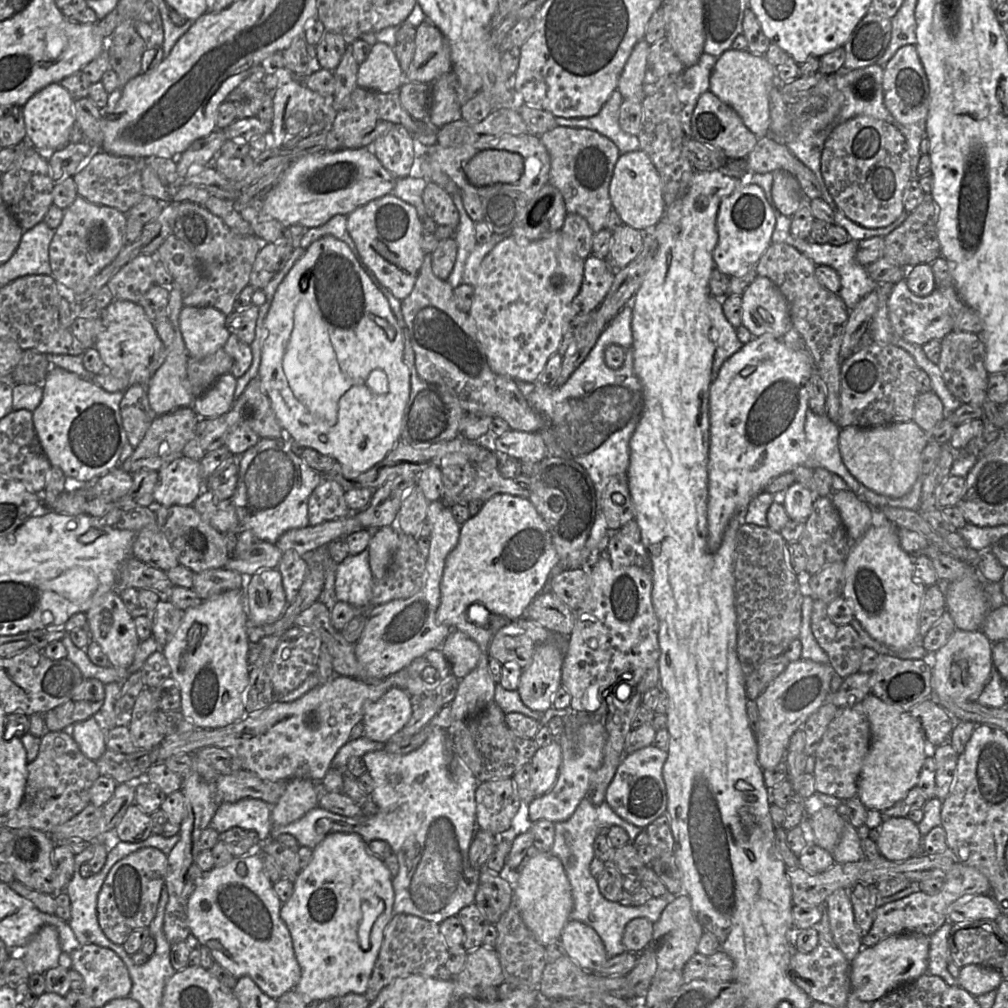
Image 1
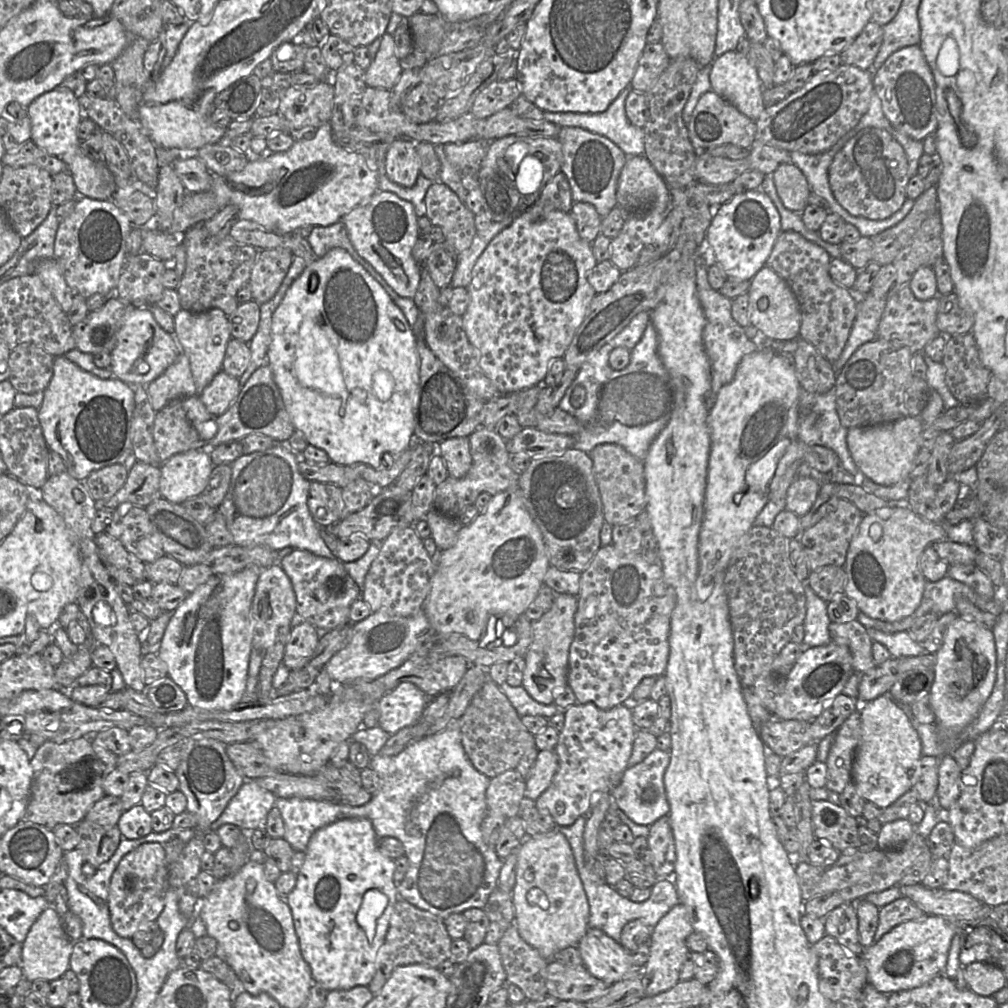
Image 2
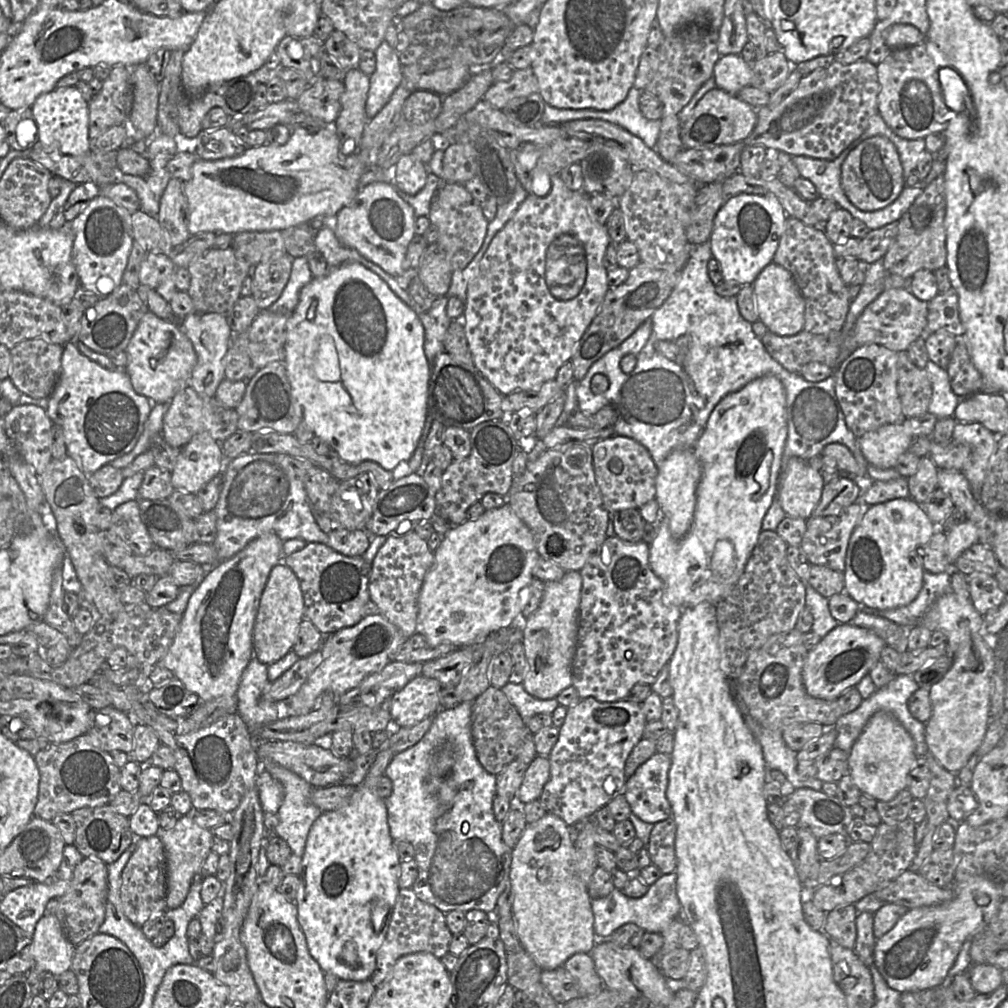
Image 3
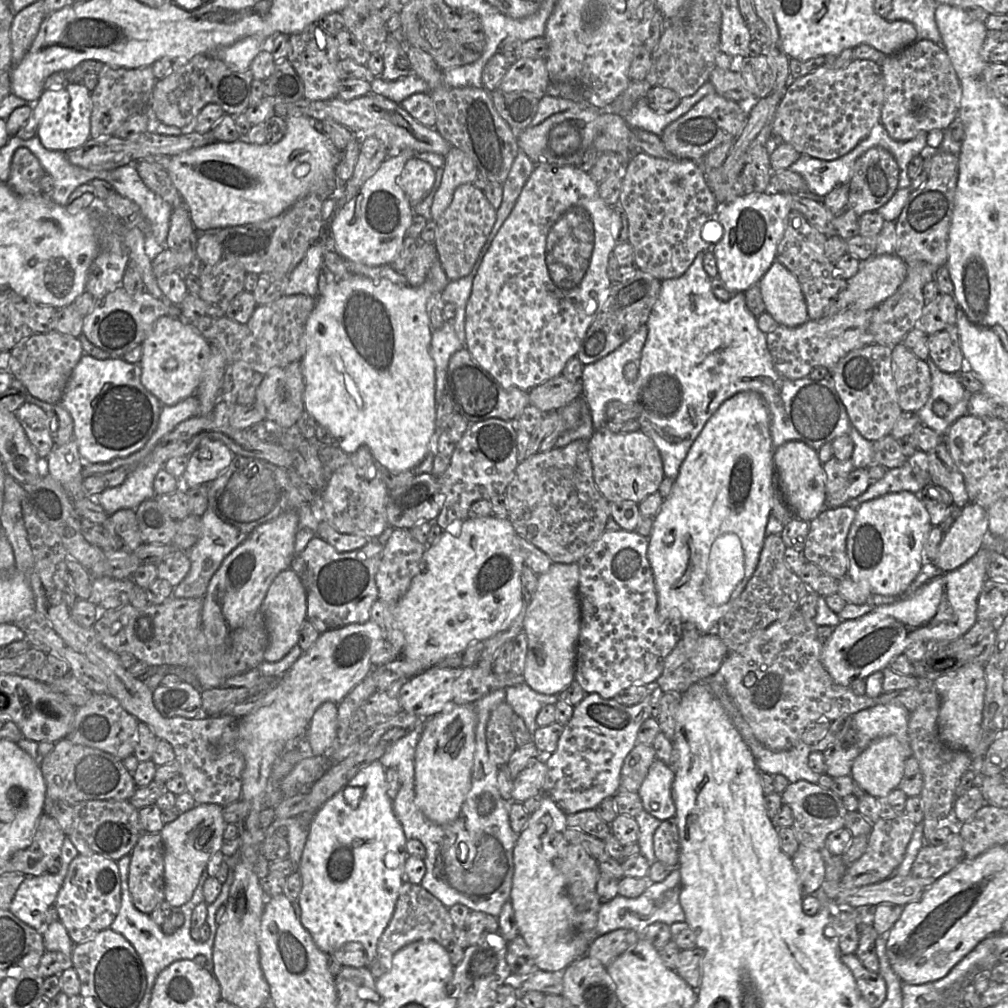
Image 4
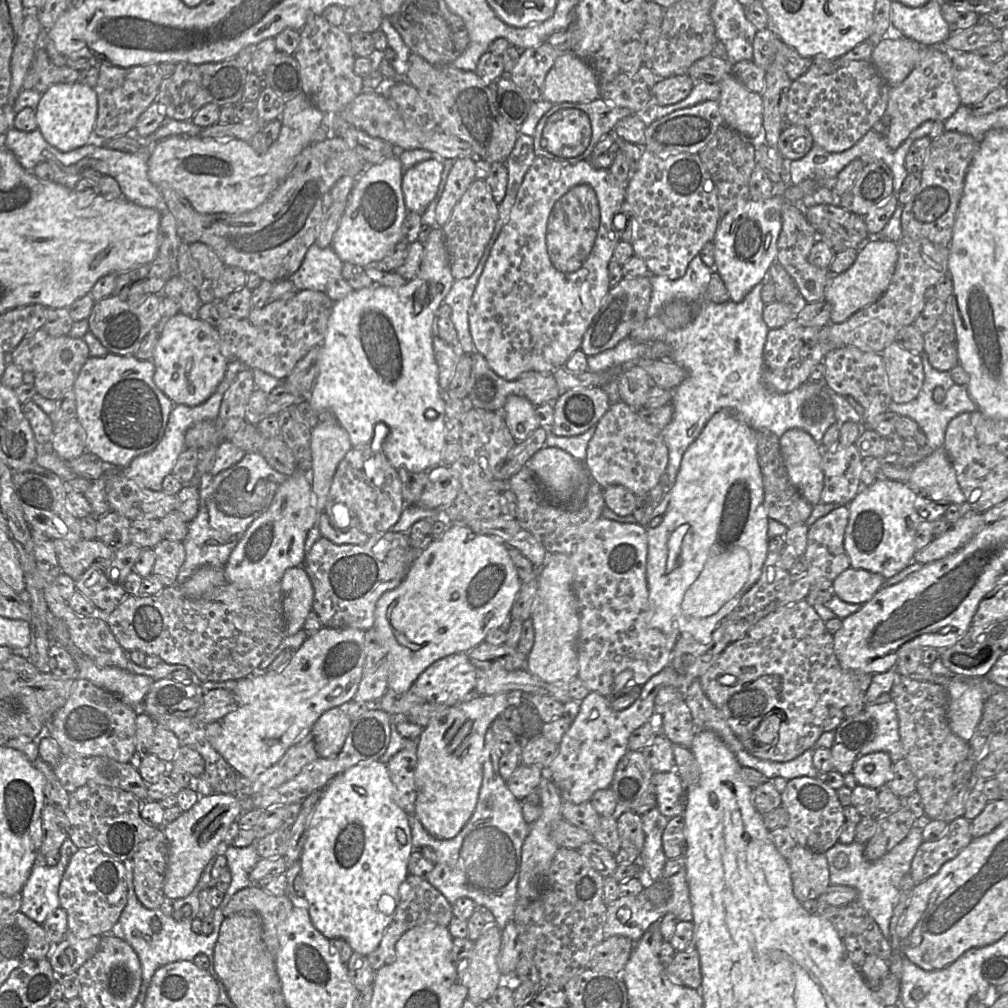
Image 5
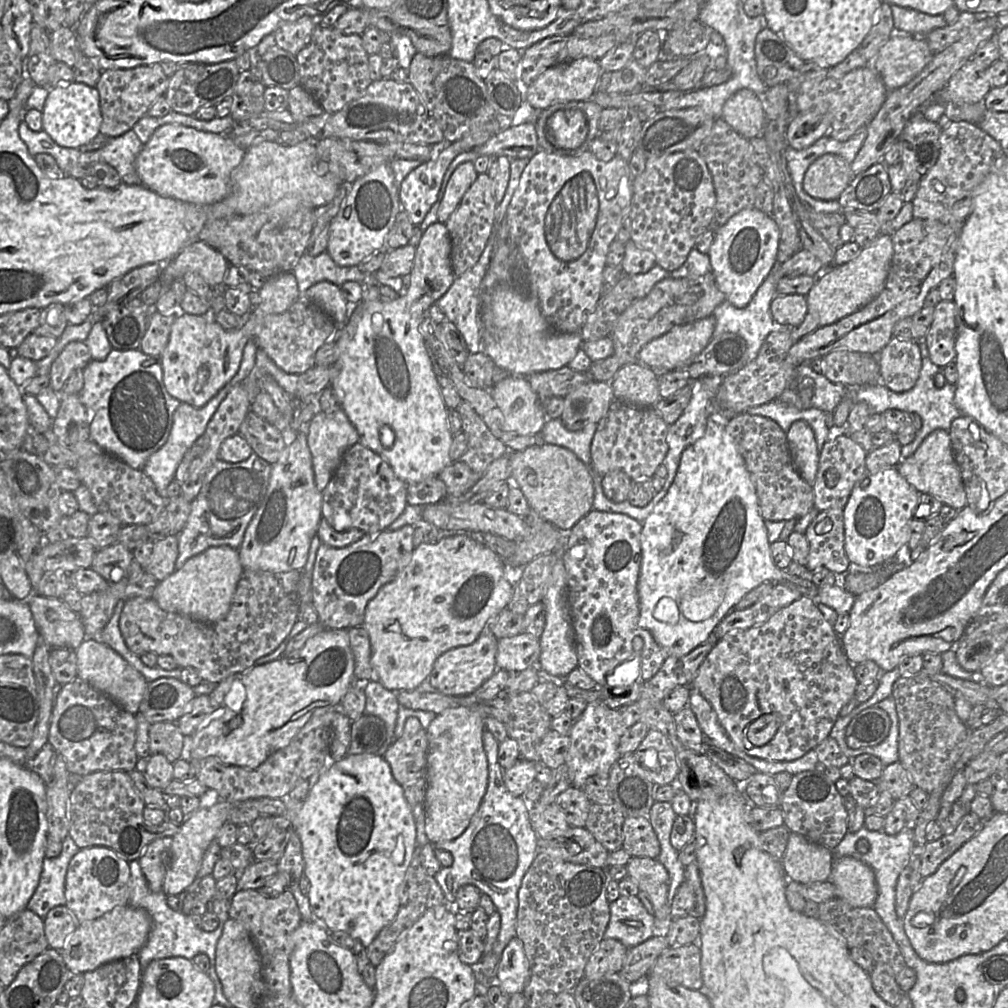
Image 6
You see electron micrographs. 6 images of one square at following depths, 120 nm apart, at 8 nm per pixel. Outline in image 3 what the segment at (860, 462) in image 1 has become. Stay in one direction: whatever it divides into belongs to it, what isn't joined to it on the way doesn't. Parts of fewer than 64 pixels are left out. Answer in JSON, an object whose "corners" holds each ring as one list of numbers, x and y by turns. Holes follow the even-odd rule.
{"corners":[[902,423,887,424,857,438,857,444,870,465,879,469,894,468,899,457,909,451,914,436,909,435]]}

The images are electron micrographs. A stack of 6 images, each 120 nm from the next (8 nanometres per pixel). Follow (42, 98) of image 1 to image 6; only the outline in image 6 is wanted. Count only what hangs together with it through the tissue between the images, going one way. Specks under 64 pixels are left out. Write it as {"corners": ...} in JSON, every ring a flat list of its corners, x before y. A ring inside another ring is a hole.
{"corners":[[72,81,49,90,42,110,42,130,61,147,79,148,92,141,102,123,99,92,96,87]]}

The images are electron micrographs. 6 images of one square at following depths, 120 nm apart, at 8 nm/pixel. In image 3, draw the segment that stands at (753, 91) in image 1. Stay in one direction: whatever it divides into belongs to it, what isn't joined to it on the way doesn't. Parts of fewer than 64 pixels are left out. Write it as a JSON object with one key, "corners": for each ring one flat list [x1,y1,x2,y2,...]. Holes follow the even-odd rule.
{"corners":[[728,54,716,63,714,77,717,88,737,95,742,88,752,85,753,70,741,54]]}

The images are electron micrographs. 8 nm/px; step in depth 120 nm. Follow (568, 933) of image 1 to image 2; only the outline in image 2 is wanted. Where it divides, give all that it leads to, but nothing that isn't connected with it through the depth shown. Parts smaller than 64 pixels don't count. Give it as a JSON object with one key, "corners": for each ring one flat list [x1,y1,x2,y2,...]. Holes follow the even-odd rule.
{"corners":[[588,928,576,947,585,968,608,985,641,976,643,967,633,966,629,951,600,929]]}

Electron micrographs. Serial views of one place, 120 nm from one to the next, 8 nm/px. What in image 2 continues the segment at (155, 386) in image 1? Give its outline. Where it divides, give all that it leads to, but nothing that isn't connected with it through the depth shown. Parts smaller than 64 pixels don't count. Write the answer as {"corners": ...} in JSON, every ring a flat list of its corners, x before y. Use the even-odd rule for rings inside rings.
{"corners":[[180,351,175,361,147,386,147,392,155,412,175,399,198,395,188,357]]}

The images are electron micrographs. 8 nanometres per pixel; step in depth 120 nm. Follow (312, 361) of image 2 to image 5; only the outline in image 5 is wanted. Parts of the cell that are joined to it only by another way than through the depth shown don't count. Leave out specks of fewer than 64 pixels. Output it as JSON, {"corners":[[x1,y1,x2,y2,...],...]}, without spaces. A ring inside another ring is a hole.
{"corners":[[434,226,423,244,424,253,420,270,414,279,408,280,406,285,392,287,374,283,369,287,354,290,343,299,334,302,328,320,327,331,318,351,318,375,309,395,310,406,315,412,329,411,336,417,338,424,347,431,352,447,371,445,376,424,385,423,389,428,389,434,382,442,381,452,385,454,395,469,406,469,409,472,427,472,429,469,440,465,442,462,442,451,447,444,445,438,445,403,439,386,439,371,434,355,433,338,437,318,436,310,443,303,455,279,451,273,442,227]]}

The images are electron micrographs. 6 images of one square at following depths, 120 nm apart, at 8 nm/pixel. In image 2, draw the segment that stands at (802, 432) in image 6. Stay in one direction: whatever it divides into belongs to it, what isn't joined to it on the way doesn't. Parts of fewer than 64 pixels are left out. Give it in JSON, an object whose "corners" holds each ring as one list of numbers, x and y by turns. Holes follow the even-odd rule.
{"corners":[[796,477,786,493,786,509,801,517,816,501,820,484,813,477]]}

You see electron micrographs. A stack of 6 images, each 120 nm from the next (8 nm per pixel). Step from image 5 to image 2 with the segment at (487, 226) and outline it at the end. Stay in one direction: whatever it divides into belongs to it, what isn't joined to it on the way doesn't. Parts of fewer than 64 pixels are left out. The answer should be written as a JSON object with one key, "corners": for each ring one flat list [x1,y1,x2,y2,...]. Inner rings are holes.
{"corners":[[440,181,434,182,425,196,426,216,442,228,445,241,460,254,468,249,477,235,475,215,457,194]]}

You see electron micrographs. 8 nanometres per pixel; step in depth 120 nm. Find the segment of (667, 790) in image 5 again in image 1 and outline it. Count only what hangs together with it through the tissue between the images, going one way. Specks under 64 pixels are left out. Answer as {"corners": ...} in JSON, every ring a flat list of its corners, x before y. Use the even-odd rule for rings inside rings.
{"corners":[[651,745,625,755,610,783,605,802,625,821,645,829,666,812,667,794,662,777,662,768,667,751]]}

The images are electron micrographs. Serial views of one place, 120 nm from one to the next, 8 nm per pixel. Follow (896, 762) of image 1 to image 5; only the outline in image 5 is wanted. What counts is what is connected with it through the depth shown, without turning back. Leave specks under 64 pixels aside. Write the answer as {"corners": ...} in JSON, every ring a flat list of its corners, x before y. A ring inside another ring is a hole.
{"corners":[[873,752,857,758,851,772,857,784,879,790,893,778,892,765,888,753]]}

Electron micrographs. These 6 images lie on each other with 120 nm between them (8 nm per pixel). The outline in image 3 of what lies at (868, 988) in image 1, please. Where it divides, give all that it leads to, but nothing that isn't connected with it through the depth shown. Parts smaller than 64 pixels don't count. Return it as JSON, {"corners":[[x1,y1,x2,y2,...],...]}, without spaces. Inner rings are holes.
{"corners":[[973,876,964,882,953,883,951,887,954,891,951,901,941,905,909,909,889,932,877,939,874,965,890,988,900,993,915,992,946,982,948,972,954,965,963,943,988,927,1004,900,1000,889,991,880,981,876]]}

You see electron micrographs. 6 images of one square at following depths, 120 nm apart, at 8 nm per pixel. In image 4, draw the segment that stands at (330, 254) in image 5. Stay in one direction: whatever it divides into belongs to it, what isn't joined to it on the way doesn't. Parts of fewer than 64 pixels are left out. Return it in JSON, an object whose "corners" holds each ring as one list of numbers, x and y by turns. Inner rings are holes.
{"corners":[[316,242,307,250,303,259,294,267,289,275,285,295,304,294,318,297,318,279,321,267,324,265,323,254,325,245]]}

